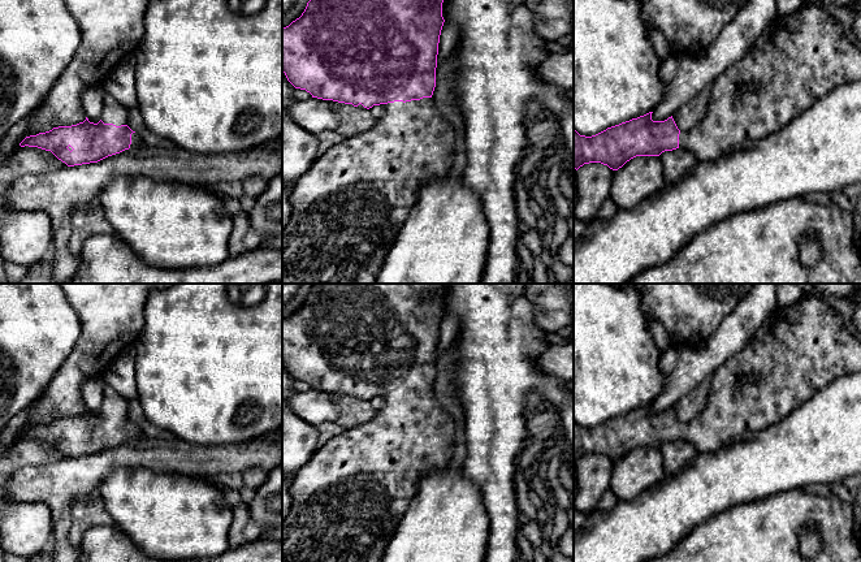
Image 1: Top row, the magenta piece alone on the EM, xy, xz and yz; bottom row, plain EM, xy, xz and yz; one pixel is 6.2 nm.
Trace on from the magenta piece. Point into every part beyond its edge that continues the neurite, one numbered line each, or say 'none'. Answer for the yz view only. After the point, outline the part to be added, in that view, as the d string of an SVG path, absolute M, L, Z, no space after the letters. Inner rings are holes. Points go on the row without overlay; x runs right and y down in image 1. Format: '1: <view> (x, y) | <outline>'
1: yz (799, 349) | M804 293L796 303L778 306L745 347L718 367L711 375L705 408L693 420L680 423L679 440L692 444L697 453L718 451L731 438L778 424L823 386L853 372L861 372L861 341L845 328L843 317L823 298Z

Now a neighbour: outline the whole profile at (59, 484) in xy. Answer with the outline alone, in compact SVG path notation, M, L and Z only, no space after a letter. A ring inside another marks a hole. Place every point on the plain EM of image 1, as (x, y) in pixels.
M265 435L248 442L217 446L140 436L98 454L20 468L7 477L3 501L39 501L48 505L53 520L52 562L77 562L79 545L69 540L72 505L81 497L99 492L100 484L121 468L142 467L212 480L219 474L242 474L251 468L268 474L281 462L282 435Z

